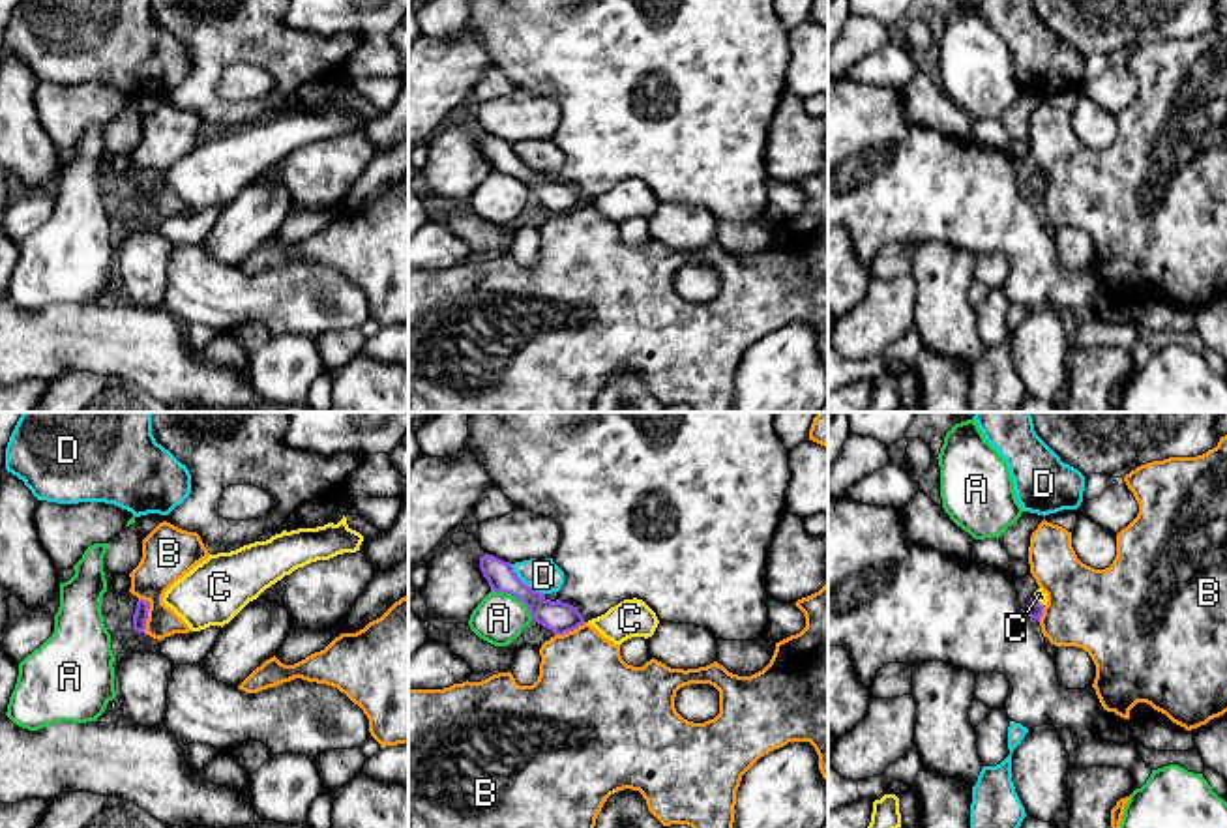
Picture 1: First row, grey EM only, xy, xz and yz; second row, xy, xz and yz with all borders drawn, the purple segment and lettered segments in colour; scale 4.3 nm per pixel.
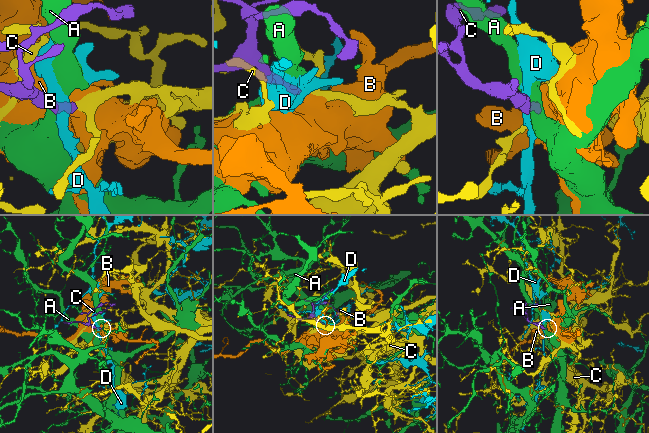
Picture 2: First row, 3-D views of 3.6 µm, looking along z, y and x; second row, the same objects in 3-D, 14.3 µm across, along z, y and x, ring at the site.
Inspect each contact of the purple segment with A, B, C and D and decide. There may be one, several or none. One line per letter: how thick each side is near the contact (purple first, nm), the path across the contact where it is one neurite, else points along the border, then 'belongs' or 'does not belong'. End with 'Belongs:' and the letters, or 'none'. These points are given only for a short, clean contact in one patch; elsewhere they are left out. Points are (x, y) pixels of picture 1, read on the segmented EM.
A: 140 nm thick on the purple side, 220 nm on the other; border along xz (491, 589), (514, 594), (532, 619); does not belong
B: 60 nm thick on the purple side, 200 nm on the other; border along xy (139, 598), (148, 604), (148, 619), (143, 632); does not belong
C: 80 nm thick on the purple side, 50 nm on the other; runs through yz (1034, 609), (1038, 602), (1038, 594); belongs
D: 140 nm thick on the purple side, 140 nm on the other; does not belong
Belongs: C

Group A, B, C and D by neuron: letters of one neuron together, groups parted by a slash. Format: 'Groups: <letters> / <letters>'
Groups: A / B / C / D

